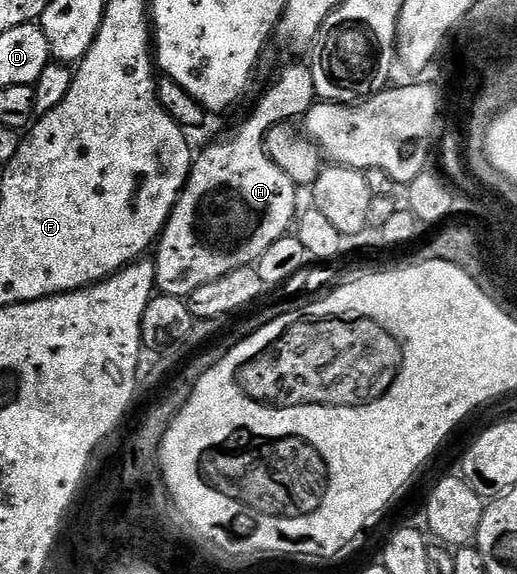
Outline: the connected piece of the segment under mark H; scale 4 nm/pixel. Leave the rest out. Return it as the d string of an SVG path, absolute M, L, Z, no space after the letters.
M309 65L286 66L278 74L278 79L266 90L266 95L254 106L250 119L235 134L214 142L202 155L193 159L186 186L178 196L174 211L166 221L162 237L156 243L158 255L152 258L154 264L154 284L159 294L189 299L196 288L236 272L236 268L254 266L276 244L276 240L291 233L299 213L299 187L273 162L266 150L266 134L273 126L289 123L292 118L301 119L314 107L318 98L314 74Z

